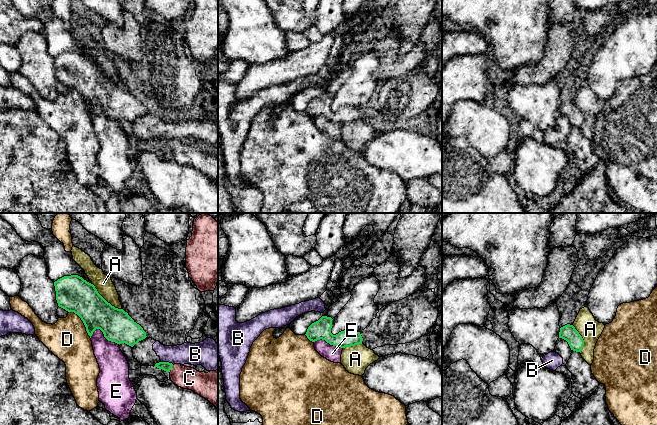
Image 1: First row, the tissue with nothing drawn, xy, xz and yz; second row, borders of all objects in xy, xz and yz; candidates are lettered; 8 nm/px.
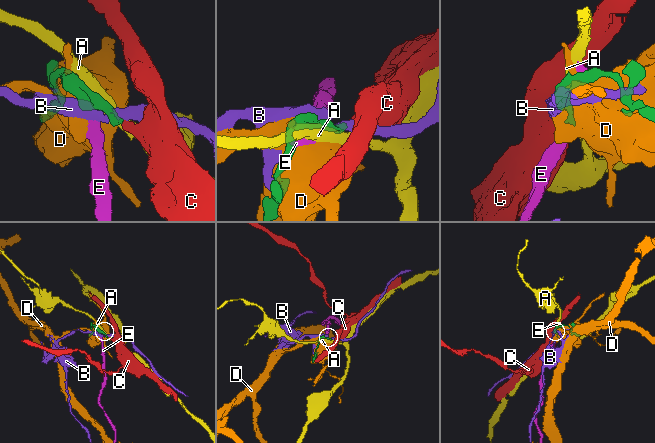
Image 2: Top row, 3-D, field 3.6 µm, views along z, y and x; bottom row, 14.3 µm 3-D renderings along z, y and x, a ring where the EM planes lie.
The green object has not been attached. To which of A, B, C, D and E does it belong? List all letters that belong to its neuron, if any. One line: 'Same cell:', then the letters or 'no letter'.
Same cell: C

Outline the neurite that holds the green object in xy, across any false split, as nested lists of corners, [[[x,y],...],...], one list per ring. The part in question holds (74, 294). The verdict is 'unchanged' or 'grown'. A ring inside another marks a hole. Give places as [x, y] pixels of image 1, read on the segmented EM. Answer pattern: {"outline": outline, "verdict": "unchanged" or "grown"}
{"outline": [[[64,276],[55,281],[54,286],[58,306],[77,314],[90,338],[96,329],[100,329],[108,341],[133,347],[147,337],[127,312],[108,303],[95,286],[82,277]]], "verdict": "unchanged"}

